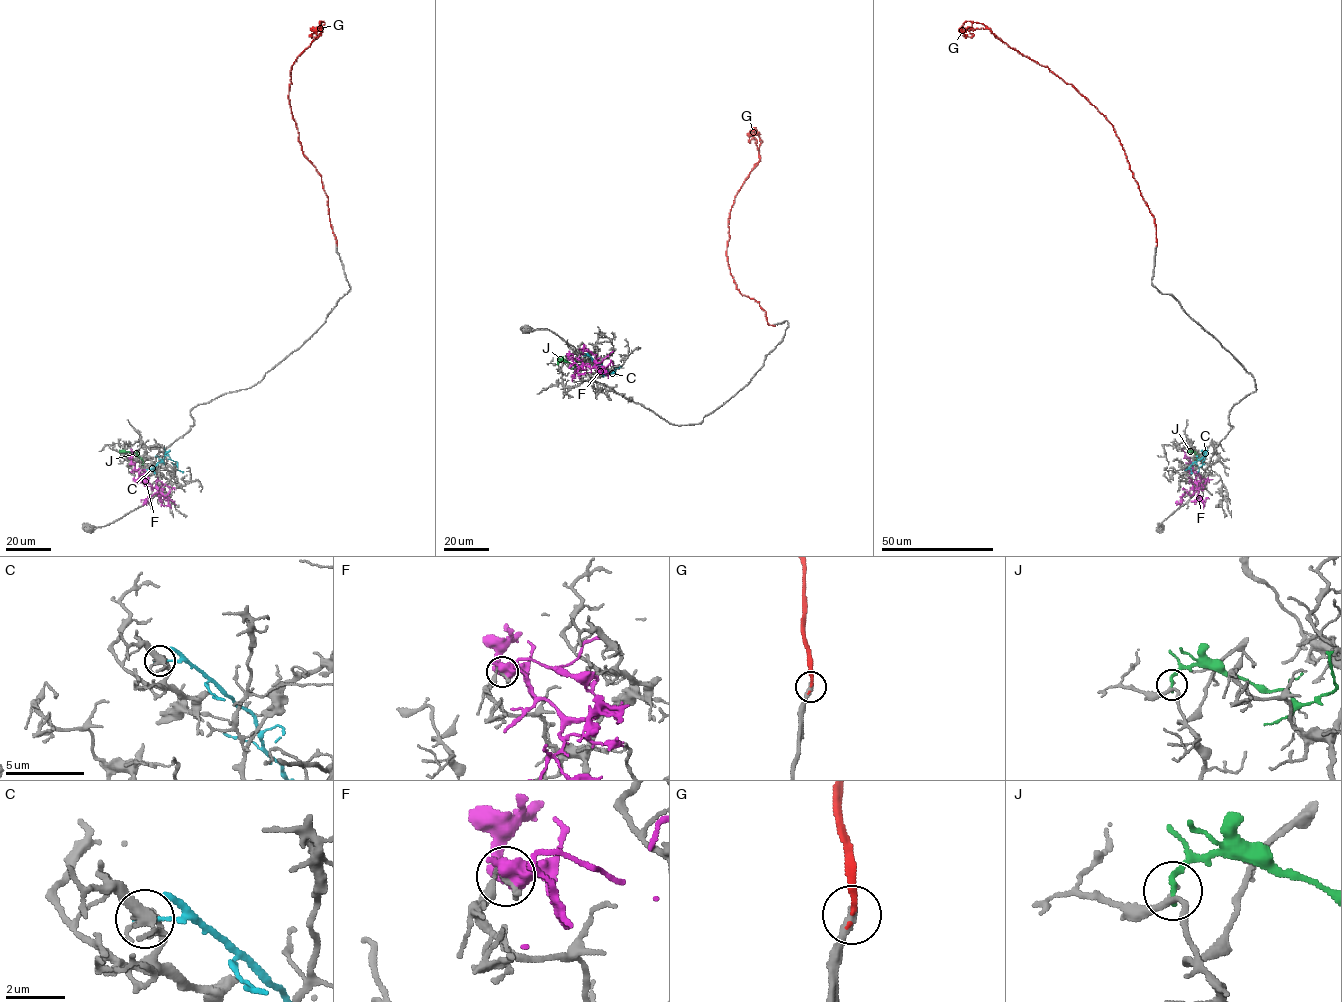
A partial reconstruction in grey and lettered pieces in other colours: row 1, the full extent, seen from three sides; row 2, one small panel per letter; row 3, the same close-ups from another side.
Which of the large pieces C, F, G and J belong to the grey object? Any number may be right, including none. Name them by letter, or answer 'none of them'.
G

